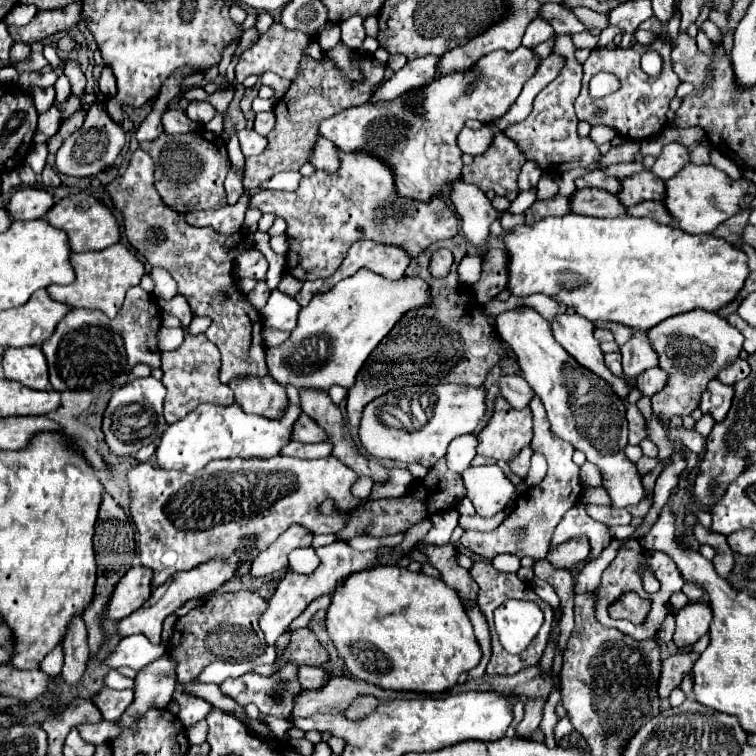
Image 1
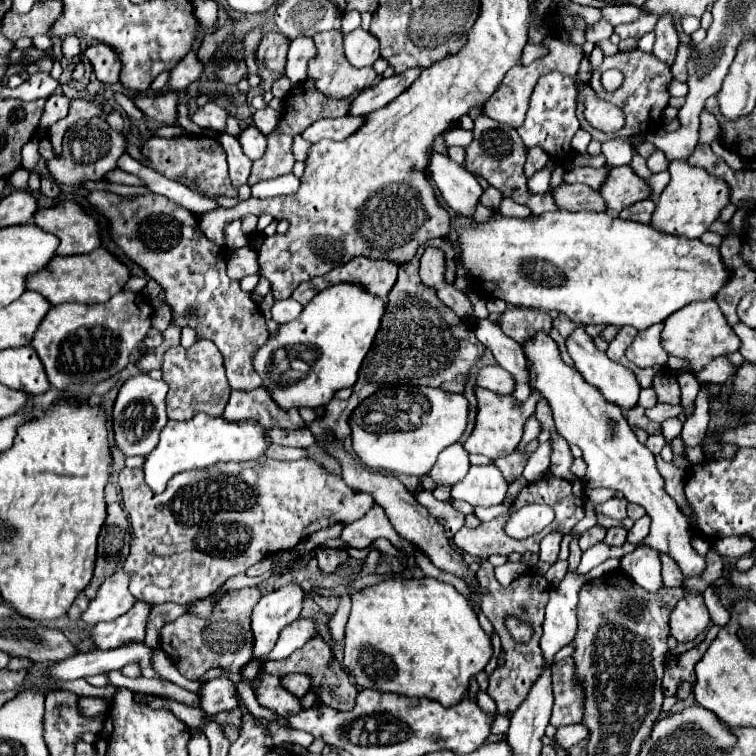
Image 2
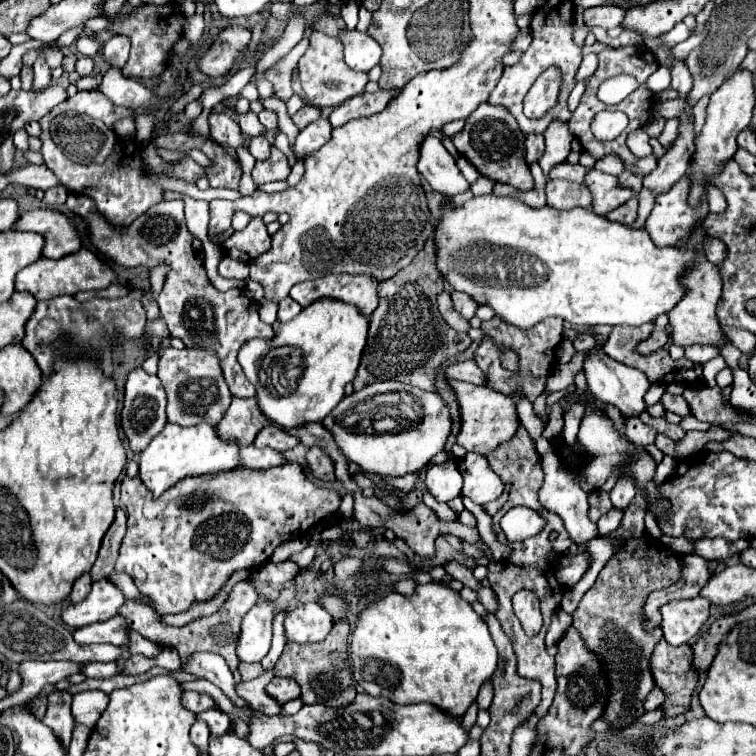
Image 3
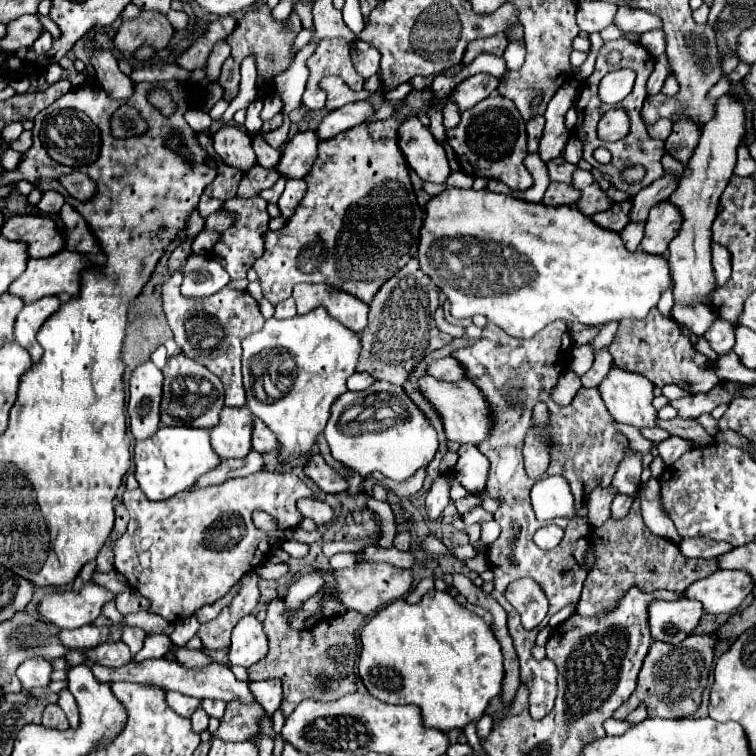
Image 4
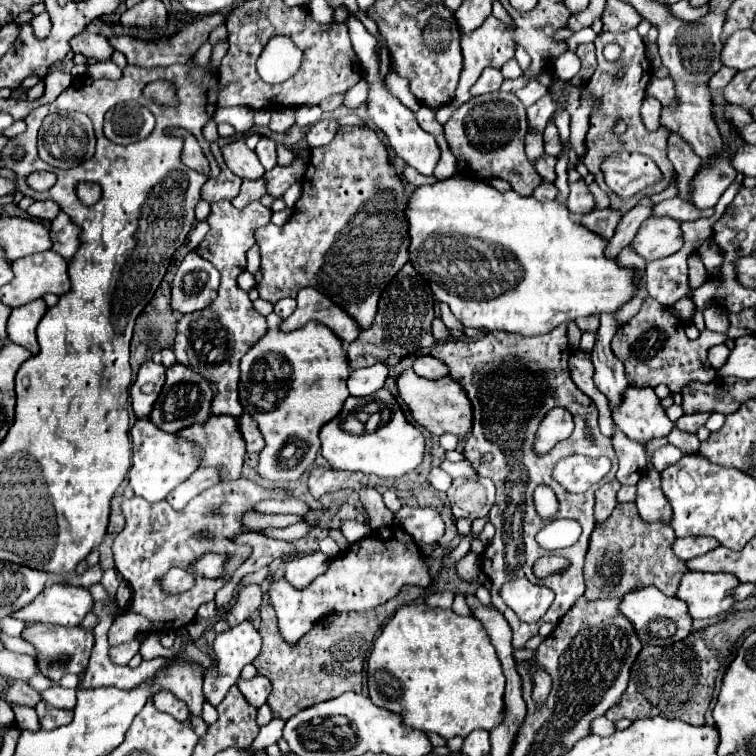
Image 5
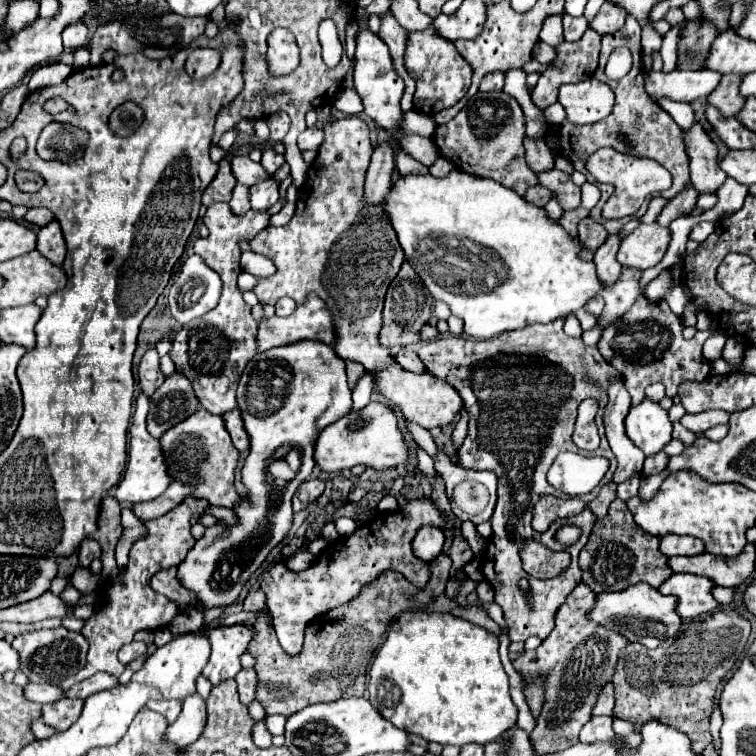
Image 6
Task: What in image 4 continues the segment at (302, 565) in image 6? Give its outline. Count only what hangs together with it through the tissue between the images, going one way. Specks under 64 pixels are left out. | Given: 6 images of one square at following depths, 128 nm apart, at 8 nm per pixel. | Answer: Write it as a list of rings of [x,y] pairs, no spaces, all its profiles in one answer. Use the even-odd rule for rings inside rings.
[[[312,570],[310,574],[304,574],[302,578],[298,578],[298,580],[290,586],[290,590],[288,590],[286,598],[284,598],[284,604],[286,604],[284,618],[286,618],[288,624],[294,620],[294,616],[296,616],[298,610],[304,606],[304,602],[306,602],[308,598],[312,598],[312,596],[320,590],[320,586],[322,586],[322,578],[320,578],[318,570]]]

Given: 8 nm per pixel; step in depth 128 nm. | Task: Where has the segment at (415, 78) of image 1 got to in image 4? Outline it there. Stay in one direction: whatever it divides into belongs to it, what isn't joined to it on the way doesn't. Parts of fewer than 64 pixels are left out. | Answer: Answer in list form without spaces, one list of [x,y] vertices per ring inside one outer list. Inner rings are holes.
[[[350,102],[342,108],[336,108],[332,112],[328,112],[328,116],[320,122],[316,134],[326,140],[330,136],[336,136],[352,126],[364,124],[366,120],[370,120],[374,116],[374,108],[370,102]]]

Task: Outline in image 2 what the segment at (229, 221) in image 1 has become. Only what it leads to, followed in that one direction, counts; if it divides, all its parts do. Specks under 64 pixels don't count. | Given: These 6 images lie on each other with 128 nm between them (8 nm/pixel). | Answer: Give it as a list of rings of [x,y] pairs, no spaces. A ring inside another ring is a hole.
[[[240,220],[230,222],[230,224],[224,228],[224,234],[226,234],[226,244],[228,244],[230,248],[240,248],[240,246],[248,246],[248,244],[250,244],[250,238],[242,232],[242,222],[240,222]]]

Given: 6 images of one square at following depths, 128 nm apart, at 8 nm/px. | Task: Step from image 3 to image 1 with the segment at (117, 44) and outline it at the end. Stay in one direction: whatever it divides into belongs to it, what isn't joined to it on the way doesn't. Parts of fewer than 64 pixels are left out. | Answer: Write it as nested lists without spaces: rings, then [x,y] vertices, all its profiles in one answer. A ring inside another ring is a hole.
[[[104,66],[104,70],[102,70],[98,86],[100,86],[100,92],[106,96],[104,102],[94,102],[88,108],[88,116],[86,116],[86,122],[82,124],[82,128],[76,130],[70,138],[66,138],[64,144],[60,146],[60,150],[56,152],[56,170],[60,174],[76,176],[76,178],[84,178],[84,176],[92,178],[92,174],[96,174],[96,170],[104,170],[114,164],[116,156],[120,154],[120,150],[126,142],[124,130],[106,112],[106,100],[116,94],[116,78],[112,76],[112,70],[108,66]]]

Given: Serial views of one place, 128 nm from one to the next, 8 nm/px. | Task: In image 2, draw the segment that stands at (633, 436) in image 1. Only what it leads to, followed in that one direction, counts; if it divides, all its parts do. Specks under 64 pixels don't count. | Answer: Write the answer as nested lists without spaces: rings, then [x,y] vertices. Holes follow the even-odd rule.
[[[634,406],[630,410],[626,410],[626,420],[630,426],[636,426],[636,428],[642,428],[646,430],[648,434],[660,434],[660,424],[648,420],[644,416],[644,408],[642,406]]]

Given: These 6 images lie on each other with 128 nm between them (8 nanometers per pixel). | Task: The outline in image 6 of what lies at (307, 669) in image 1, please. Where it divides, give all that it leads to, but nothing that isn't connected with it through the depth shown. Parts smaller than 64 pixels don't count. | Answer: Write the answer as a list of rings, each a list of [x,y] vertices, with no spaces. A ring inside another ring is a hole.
[[[240,670],[234,678],[238,682],[238,694],[240,694],[240,702],[242,704],[250,704],[256,698],[256,688],[258,688],[258,680],[256,680],[256,672],[250,670]]]

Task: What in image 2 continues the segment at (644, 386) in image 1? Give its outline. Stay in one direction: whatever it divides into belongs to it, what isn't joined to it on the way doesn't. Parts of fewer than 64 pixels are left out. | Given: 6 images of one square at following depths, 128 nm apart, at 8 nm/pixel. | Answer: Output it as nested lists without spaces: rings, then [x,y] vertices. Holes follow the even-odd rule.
[[[660,370],[654,374],[652,388],[658,394],[658,402],[666,404],[680,404],[680,386],[676,374],[670,370]]]

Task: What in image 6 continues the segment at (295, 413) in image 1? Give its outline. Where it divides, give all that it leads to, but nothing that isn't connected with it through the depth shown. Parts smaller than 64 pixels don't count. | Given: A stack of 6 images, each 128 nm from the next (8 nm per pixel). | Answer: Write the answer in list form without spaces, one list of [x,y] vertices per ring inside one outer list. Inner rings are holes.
[[[144,394],[138,396],[136,400],[136,412],[132,416],[132,426],[130,426],[130,448],[128,448],[128,464],[124,470],[124,478],[120,480],[114,496],[120,504],[136,504],[136,502],[146,502],[154,500],[164,490],[170,486],[172,476],[168,472],[168,464],[164,458],[164,452],[160,448],[160,440],[152,438],[146,430],[146,416],[148,416],[148,398]]]

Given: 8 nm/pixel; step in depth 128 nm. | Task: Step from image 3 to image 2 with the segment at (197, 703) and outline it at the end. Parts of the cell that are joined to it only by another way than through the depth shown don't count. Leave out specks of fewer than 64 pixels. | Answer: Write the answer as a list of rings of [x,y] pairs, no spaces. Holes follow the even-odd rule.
[[[214,678],[202,684],[200,690],[202,710],[206,714],[218,714],[224,710],[238,708],[238,688],[230,678]]]

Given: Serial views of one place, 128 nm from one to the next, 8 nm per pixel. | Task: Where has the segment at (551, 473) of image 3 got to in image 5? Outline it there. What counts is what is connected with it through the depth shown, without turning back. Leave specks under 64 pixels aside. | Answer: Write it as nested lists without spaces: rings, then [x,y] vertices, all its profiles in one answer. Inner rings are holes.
[[[536,486],[534,490],[534,506],[536,506],[536,512],[542,516],[542,518],[552,518],[556,512],[558,512],[558,498],[554,494],[554,490],[550,486]]]

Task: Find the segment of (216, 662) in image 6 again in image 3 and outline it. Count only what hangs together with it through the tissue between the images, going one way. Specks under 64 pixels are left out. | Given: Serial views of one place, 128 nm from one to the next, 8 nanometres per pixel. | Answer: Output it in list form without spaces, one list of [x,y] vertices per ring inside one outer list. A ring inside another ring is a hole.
[[[272,600],[256,604],[242,620],[242,634],[236,654],[242,662],[260,662],[272,644],[272,622],[276,618]],[[210,708],[208,712],[200,712],[200,714],[196,714],[196,718],[208,724],[210,734],[212,734],[214,738],[220,738],[220,736],[228,734],[228,730],[230,730],[230,720],[228,720],[228,716],[226,716],[222,710],[218,710],[218,708]]]

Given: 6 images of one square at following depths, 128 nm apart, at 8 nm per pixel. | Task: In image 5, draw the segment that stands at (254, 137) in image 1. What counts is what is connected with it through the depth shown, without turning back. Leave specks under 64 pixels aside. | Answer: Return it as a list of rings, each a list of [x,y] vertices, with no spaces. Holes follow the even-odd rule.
[[[262,136],[258,146],[256,146],[256,154],[260,158],[260,164],[266,170],[272,170],[276,166],[276,142],[268,136]]]

